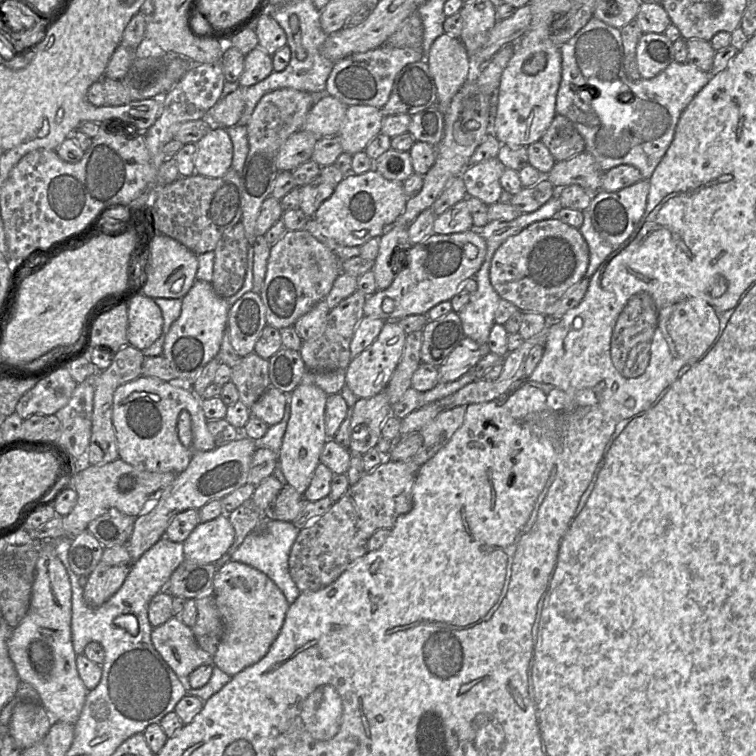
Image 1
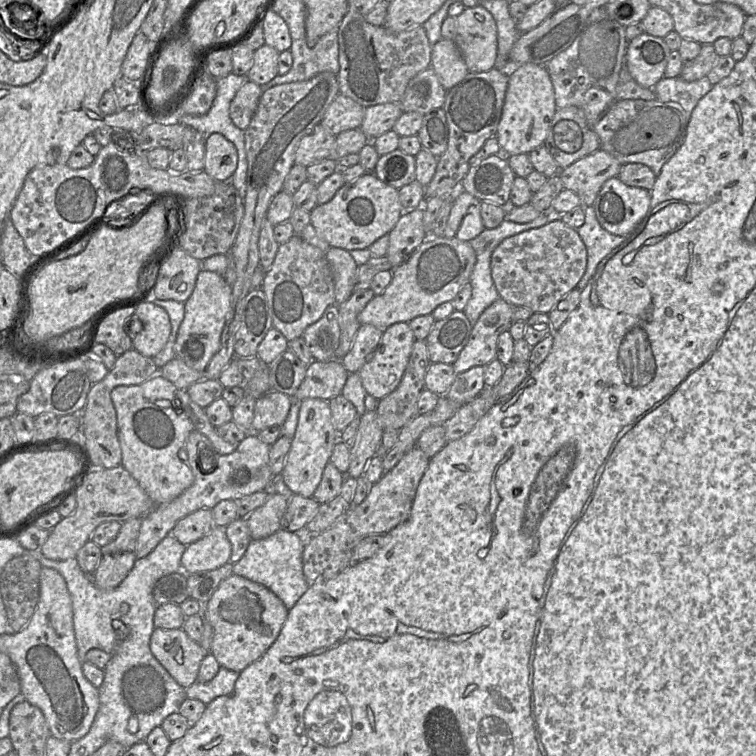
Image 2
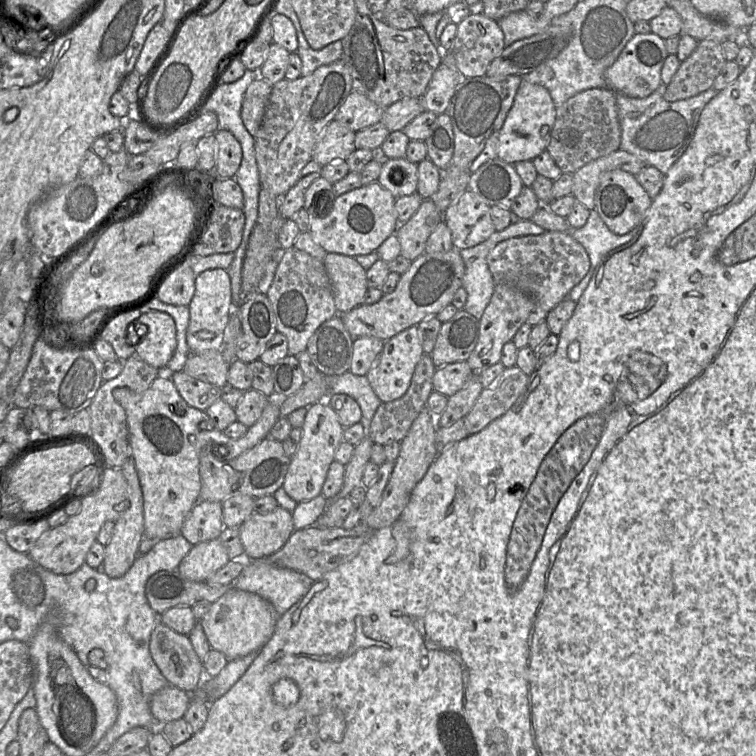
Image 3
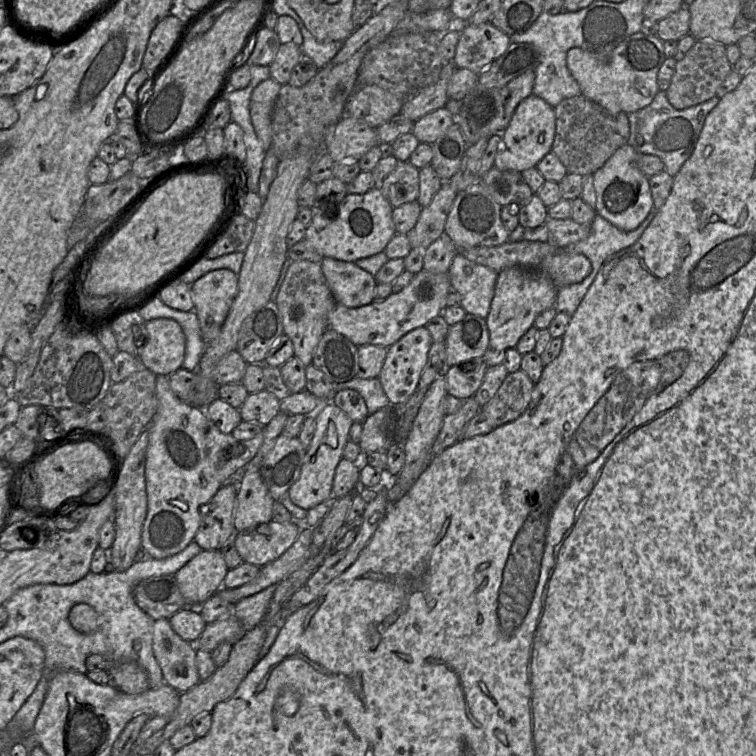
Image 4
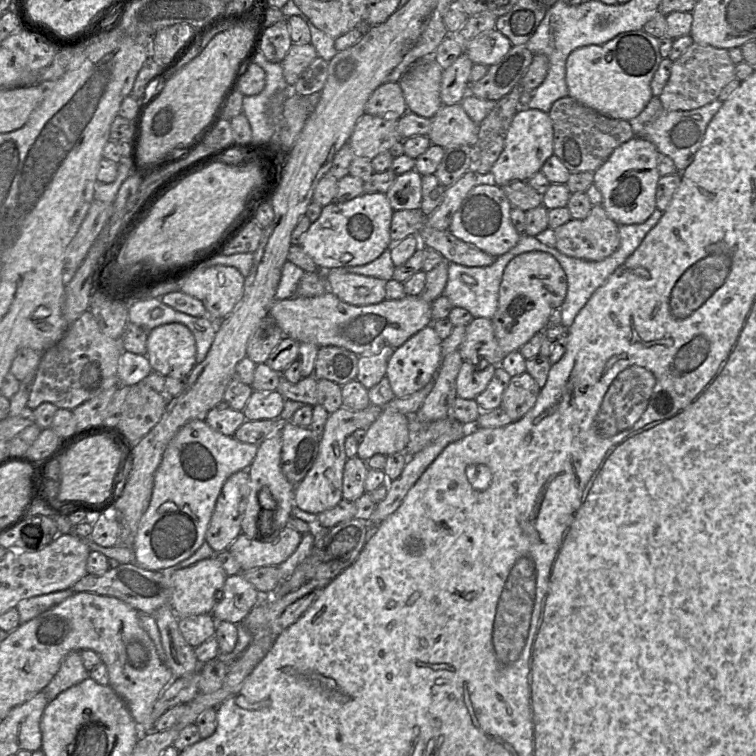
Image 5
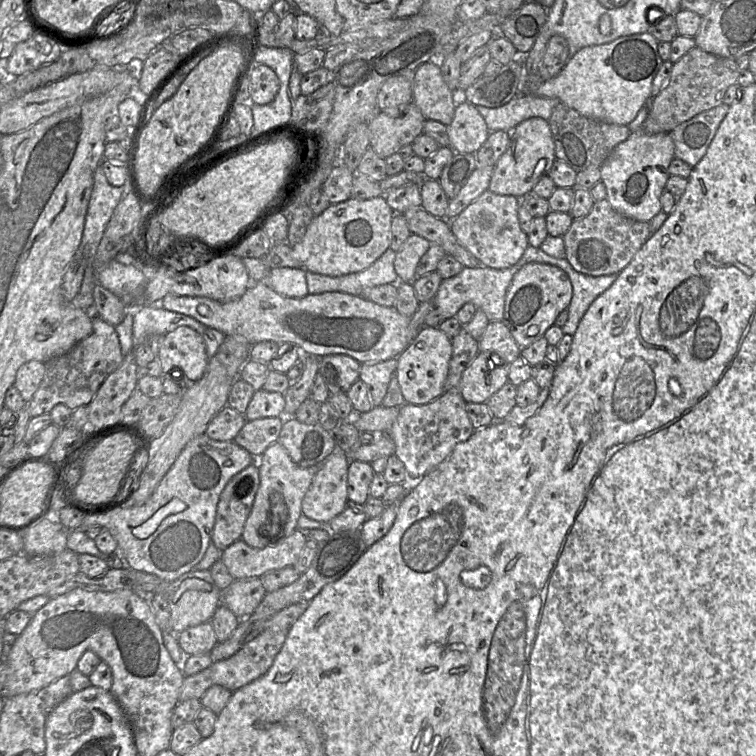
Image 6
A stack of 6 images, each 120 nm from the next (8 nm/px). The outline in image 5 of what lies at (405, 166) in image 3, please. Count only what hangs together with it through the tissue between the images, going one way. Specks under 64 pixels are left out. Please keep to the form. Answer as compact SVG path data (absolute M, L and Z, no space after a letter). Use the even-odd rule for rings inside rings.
M415 169L396 176L393 185L385 193L394 211L420 209L421 178L422 175Z

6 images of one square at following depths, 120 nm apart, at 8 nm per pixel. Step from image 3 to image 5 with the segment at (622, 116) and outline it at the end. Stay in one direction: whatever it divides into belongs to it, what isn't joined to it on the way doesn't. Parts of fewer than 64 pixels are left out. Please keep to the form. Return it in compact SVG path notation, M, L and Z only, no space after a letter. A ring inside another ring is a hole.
M652 96L641 113L629 120L635 137L639 137L652 142L658 151L670 157L678 173L683 172L693 161L694 156L703 140L706 128L722 106L719 99L711 103L690 111L668 111L666 110L659 96Z

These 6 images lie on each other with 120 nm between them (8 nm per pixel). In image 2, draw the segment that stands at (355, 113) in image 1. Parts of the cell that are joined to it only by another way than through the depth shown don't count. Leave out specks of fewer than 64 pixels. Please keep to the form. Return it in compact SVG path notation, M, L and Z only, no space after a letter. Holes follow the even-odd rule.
M386 103L367 107L363 122L359 128L373 141L375 138L392 130L403 113L399 103Z

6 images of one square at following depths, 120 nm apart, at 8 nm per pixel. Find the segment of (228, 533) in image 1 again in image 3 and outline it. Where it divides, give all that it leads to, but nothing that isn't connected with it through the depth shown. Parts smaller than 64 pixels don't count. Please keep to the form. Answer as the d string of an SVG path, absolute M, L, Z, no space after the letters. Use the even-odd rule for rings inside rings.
M217 538L194 545L181 560L178 571L190 581L204 582L229 561L226 548Z

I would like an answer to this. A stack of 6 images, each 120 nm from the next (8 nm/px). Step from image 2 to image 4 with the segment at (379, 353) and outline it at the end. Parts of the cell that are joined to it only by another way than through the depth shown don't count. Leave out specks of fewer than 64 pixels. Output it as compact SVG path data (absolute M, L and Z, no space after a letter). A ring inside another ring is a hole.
M423 326L406 333L387 348L385 361L378 375L378 379L390 400L391 406L406 402L416 390L432 344L431 335L428 329Z

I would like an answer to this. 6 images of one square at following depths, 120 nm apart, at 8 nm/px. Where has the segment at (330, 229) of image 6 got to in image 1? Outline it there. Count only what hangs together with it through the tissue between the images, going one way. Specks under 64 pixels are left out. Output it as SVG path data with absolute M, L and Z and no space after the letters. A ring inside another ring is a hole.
M374 168L360 175L352 172L344 174L346 177L335 186L332 195L322 202L312 218L322 226L322 232L338 245L360 247L370 239L380 237L394 224L405 209L407 197L403 183L386 179Z

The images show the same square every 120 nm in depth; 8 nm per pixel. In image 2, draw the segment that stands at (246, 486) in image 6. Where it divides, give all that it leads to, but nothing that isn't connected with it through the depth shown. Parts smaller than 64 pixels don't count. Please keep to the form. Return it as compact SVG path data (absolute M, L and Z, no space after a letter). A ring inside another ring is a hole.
M202 508L180 519L171 535L187 546L207 535L214 527L212 509Z

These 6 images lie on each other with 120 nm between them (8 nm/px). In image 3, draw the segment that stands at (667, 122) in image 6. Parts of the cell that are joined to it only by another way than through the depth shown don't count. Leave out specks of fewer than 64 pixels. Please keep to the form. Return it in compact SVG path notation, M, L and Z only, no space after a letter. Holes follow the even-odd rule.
M699 41L695 50L682 61L671 82L665 87L664 99L675 102L694 97L712 87L724 67L721 43Z

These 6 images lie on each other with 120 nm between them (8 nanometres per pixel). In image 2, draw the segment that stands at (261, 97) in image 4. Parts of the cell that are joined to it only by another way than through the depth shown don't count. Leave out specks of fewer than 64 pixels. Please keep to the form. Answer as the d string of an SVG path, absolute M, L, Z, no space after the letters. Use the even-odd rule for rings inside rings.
M251 81L238 90L229 108L230 118L236 127L243 131L248 128L262 94L261 86Z

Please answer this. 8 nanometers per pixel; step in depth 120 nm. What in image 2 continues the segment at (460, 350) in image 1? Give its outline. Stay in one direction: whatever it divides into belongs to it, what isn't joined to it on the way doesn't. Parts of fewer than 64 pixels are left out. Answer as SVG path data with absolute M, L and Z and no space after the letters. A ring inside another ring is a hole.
M499 297L482 312L474 324L467 344L452 364L456 374L474 366L486 366L494 360L498 338L512 323L512 305Z

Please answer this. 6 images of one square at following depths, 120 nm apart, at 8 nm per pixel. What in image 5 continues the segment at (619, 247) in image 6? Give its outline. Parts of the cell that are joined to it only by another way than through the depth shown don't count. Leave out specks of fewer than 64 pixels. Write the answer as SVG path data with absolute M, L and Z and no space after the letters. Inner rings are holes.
M592 205L589 215L584 219L573 219L554 229L555 248L570 257L587 261L601 261L612 255L620 245L619 225L605 212L603 206Z

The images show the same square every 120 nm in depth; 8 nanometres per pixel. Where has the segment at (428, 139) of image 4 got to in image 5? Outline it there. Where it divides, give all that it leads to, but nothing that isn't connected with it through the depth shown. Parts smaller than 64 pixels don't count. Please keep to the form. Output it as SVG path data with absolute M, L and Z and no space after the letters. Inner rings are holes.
M460 103L443 105L431 118L431 129L427 137L432 144L443 148L460 144L474 146L478 140L478 124L468 116Z

